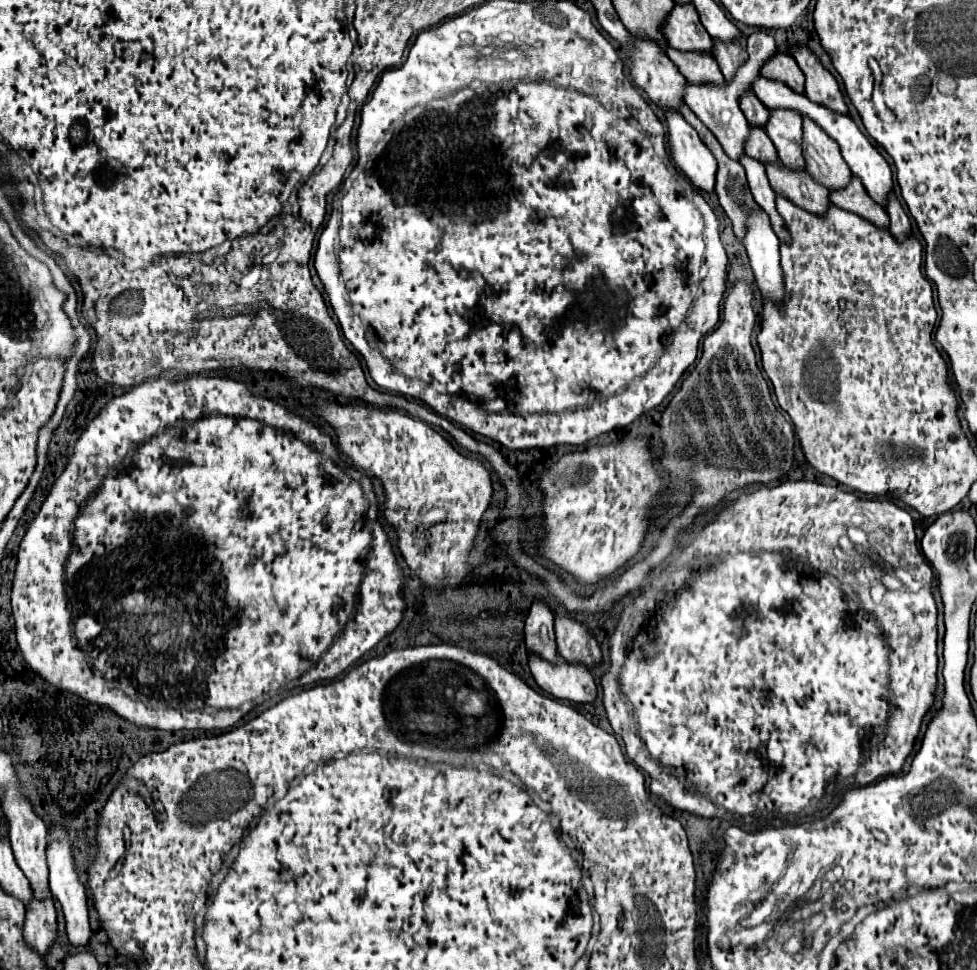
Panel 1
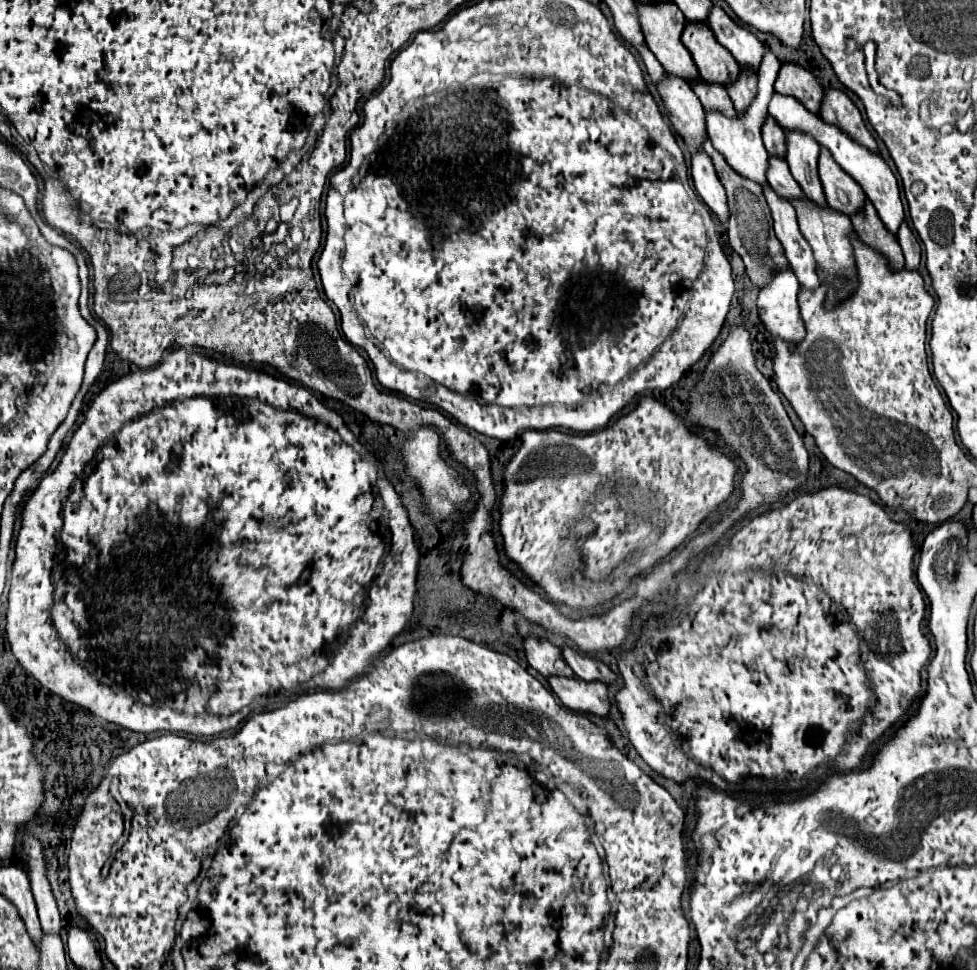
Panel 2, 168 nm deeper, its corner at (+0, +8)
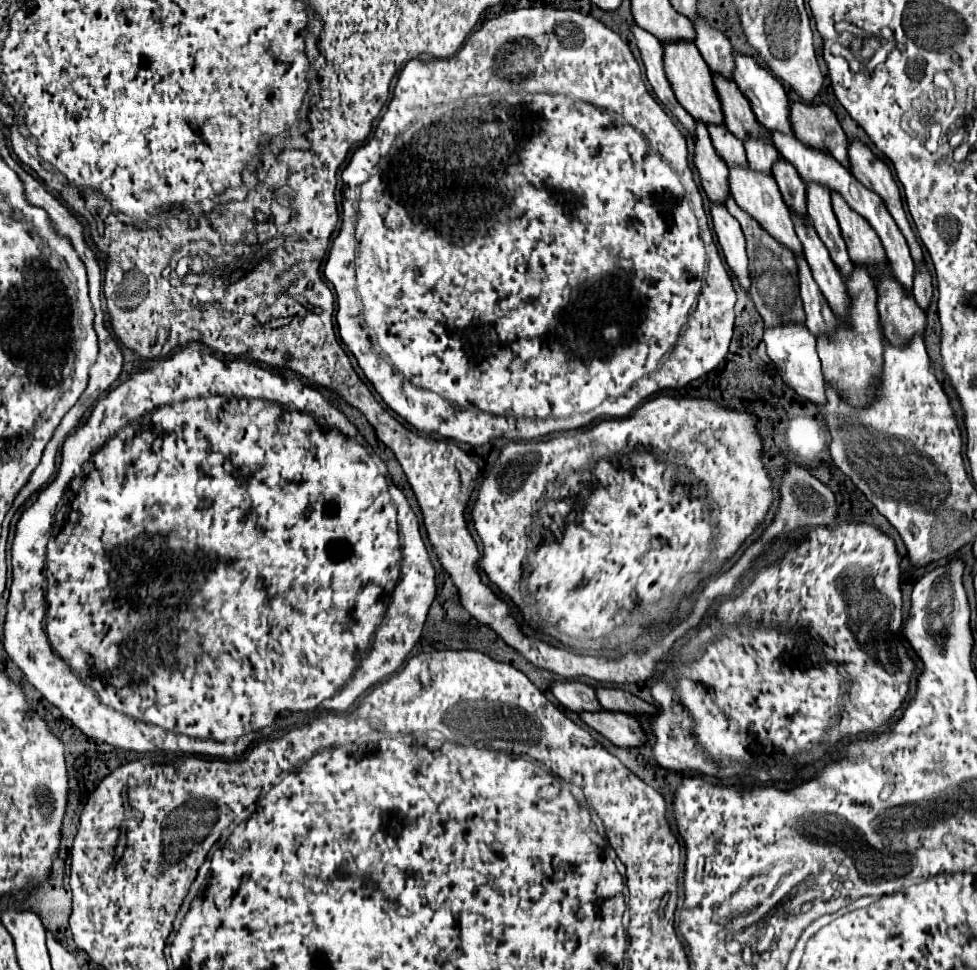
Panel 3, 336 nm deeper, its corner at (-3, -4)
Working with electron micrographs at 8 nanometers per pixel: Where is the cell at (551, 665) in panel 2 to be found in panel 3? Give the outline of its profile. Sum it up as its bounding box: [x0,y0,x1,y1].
[551,682,601,712]

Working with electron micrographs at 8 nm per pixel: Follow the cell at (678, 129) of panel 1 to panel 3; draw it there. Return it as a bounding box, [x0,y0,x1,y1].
[711,204,749,290]

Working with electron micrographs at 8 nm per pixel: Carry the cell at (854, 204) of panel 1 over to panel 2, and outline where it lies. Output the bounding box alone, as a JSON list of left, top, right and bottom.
[852,202,904,268]

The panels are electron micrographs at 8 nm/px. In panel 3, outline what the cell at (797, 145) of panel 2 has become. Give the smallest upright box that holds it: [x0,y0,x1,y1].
[807,182,853,276]

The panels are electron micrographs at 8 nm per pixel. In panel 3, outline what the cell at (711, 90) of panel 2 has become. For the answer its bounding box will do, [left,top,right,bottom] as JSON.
[707,124,745,164]

